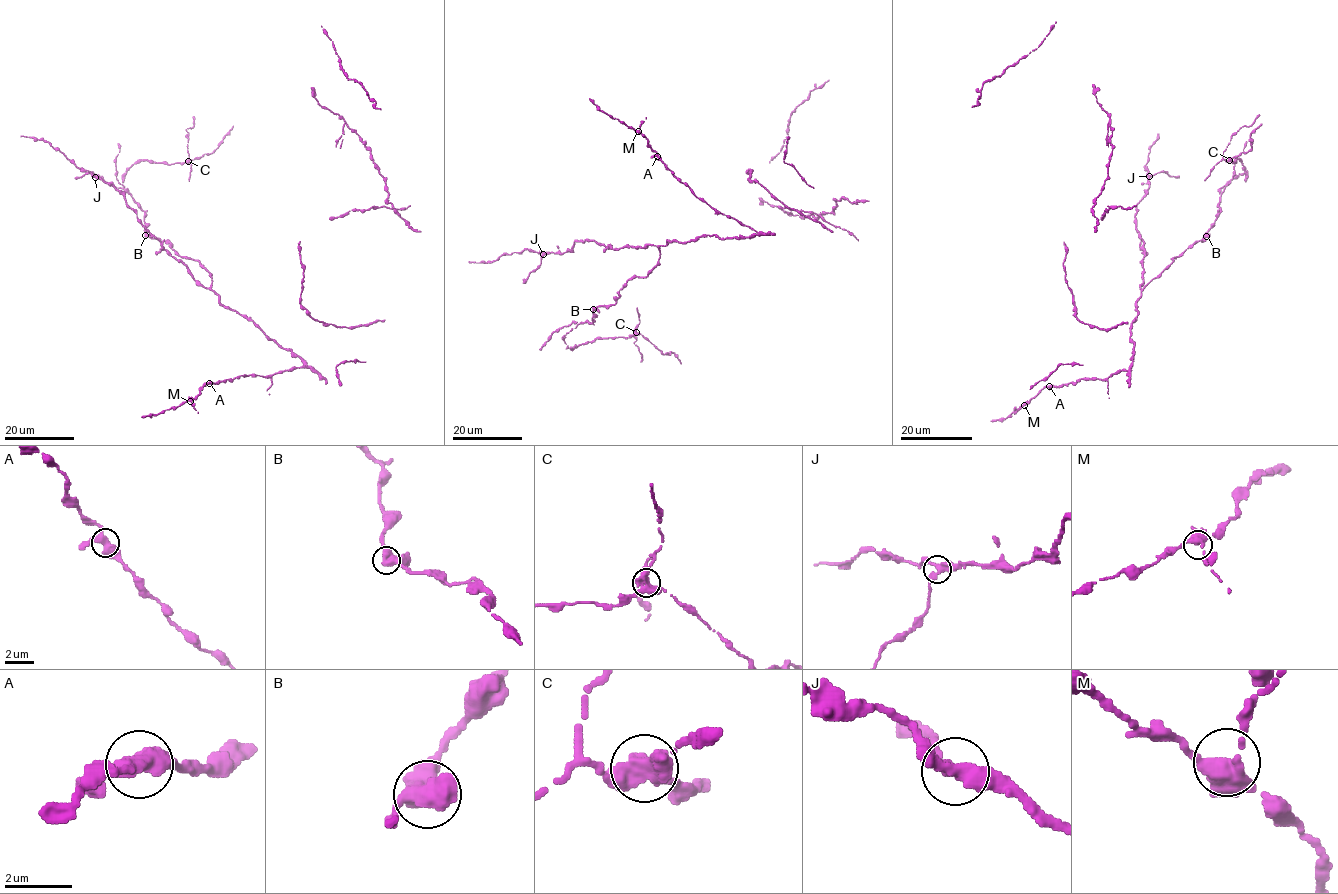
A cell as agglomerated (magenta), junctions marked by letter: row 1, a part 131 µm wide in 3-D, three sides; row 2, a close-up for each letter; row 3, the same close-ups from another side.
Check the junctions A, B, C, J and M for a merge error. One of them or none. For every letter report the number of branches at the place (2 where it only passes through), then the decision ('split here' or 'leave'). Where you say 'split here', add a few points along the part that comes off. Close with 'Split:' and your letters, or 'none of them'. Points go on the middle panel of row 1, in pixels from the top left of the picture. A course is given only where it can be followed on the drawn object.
A: 3 branches meet; leave
B: 3 branches meet; leave
C: 3 branches meet; split here; foreign part runs (635, 332), (637, 325), (634, 343), (641, 354), (641, 361)
J: 3 branches meet; leave
M: 3 branches meet; leave
Split: C

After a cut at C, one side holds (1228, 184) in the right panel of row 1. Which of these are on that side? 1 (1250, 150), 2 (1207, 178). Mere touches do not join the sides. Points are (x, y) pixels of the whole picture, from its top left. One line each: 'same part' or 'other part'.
1: same part
2: other part

